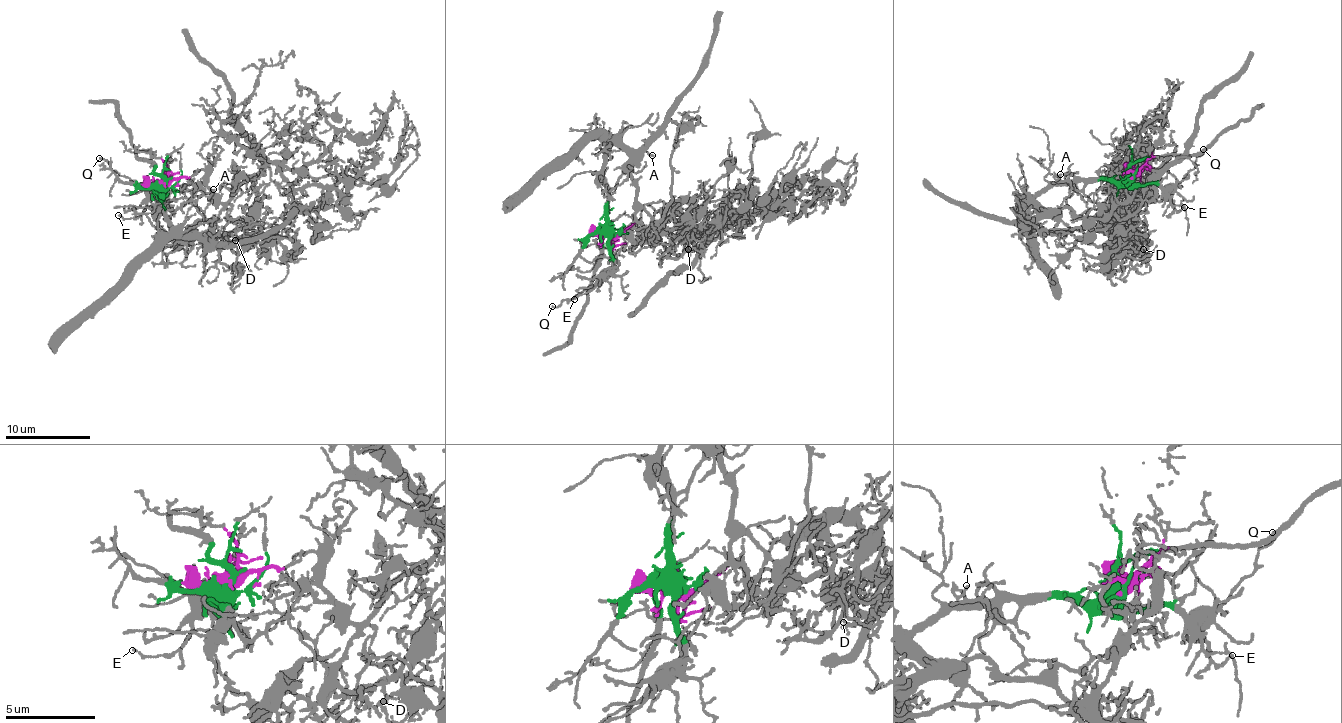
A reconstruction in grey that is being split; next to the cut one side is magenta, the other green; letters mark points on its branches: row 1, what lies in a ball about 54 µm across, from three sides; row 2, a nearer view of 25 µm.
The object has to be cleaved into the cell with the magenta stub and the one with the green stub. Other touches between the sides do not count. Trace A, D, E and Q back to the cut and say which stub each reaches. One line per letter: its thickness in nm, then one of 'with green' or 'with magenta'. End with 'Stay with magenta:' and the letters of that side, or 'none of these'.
A: 110 nm | with green
D: 100 nm | with magenta
E: 120 nm | with green
Q: 150 nm | with green
Stay with magenta: D

